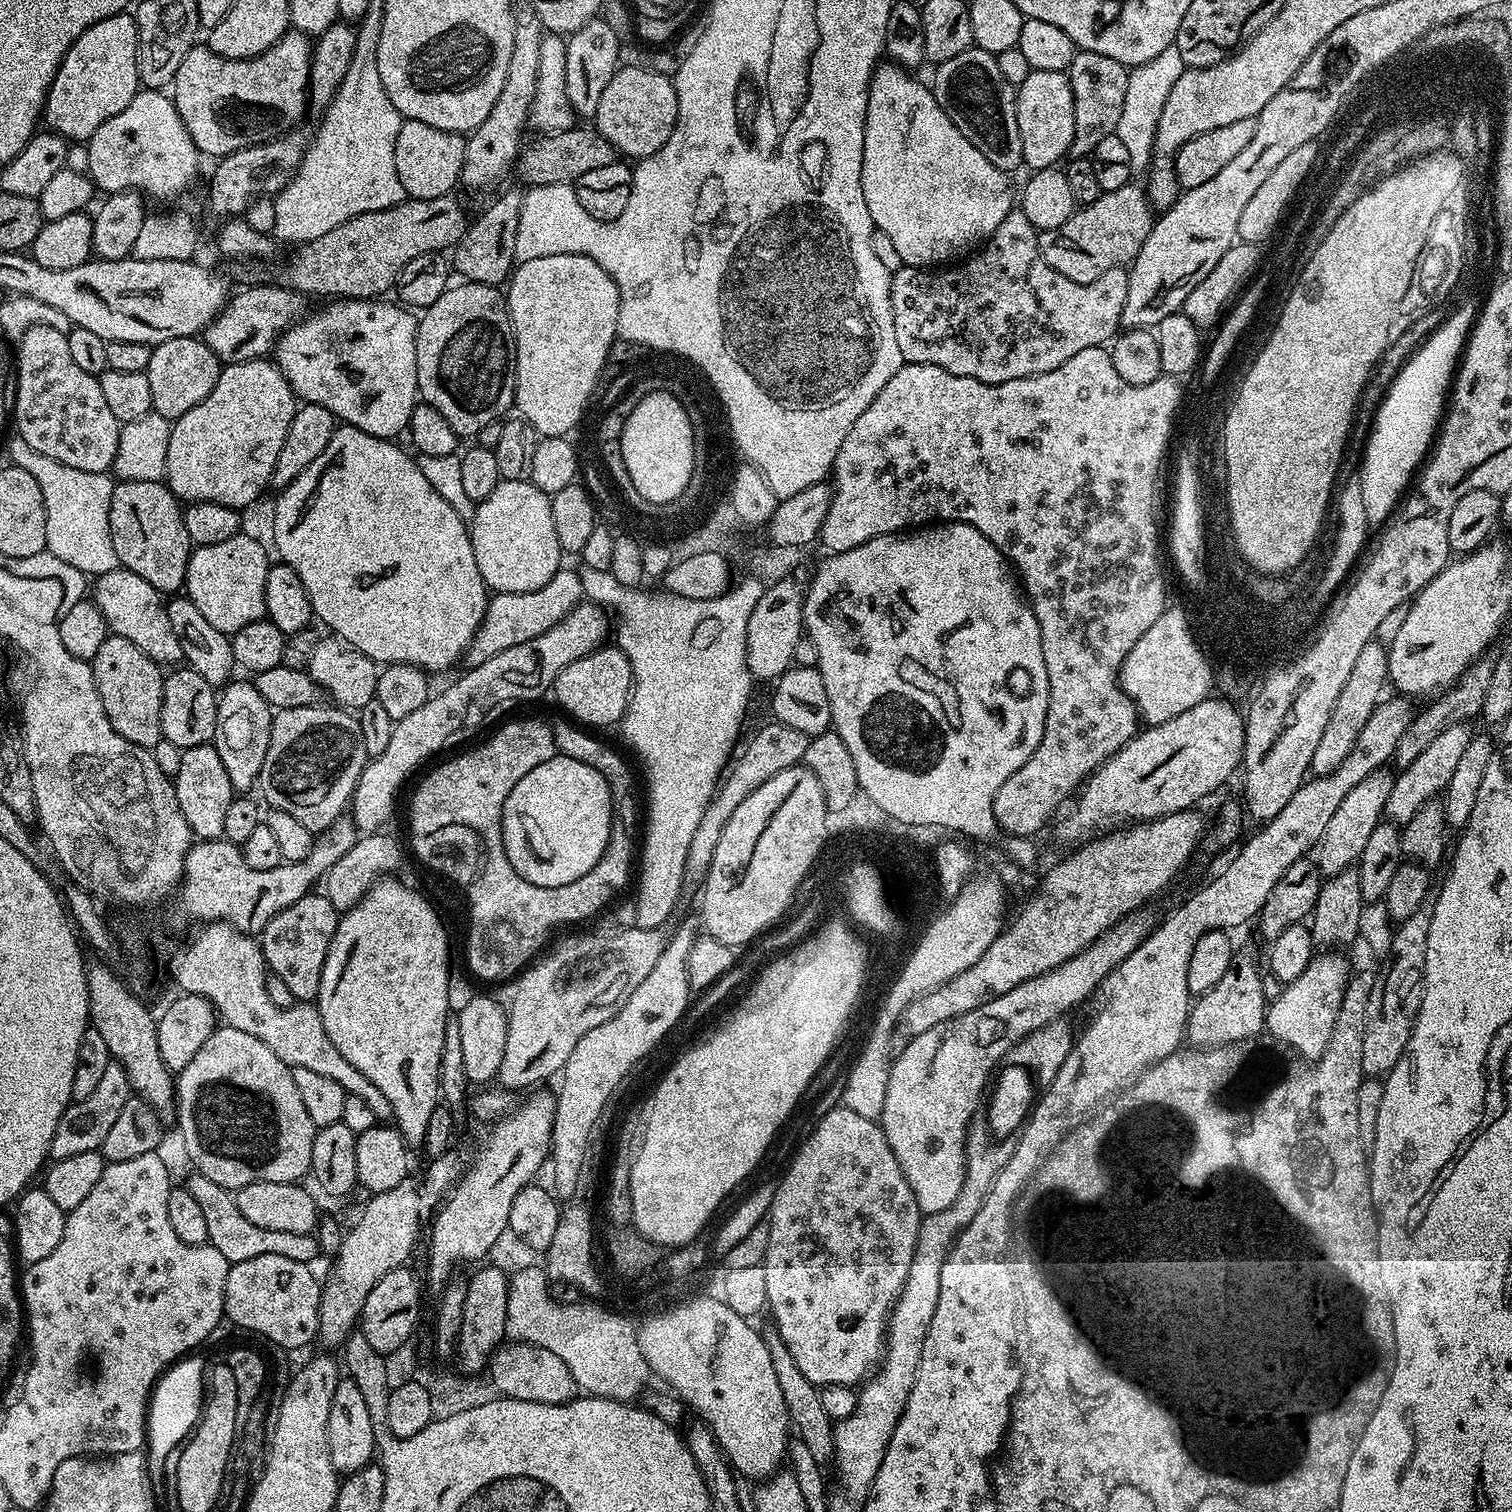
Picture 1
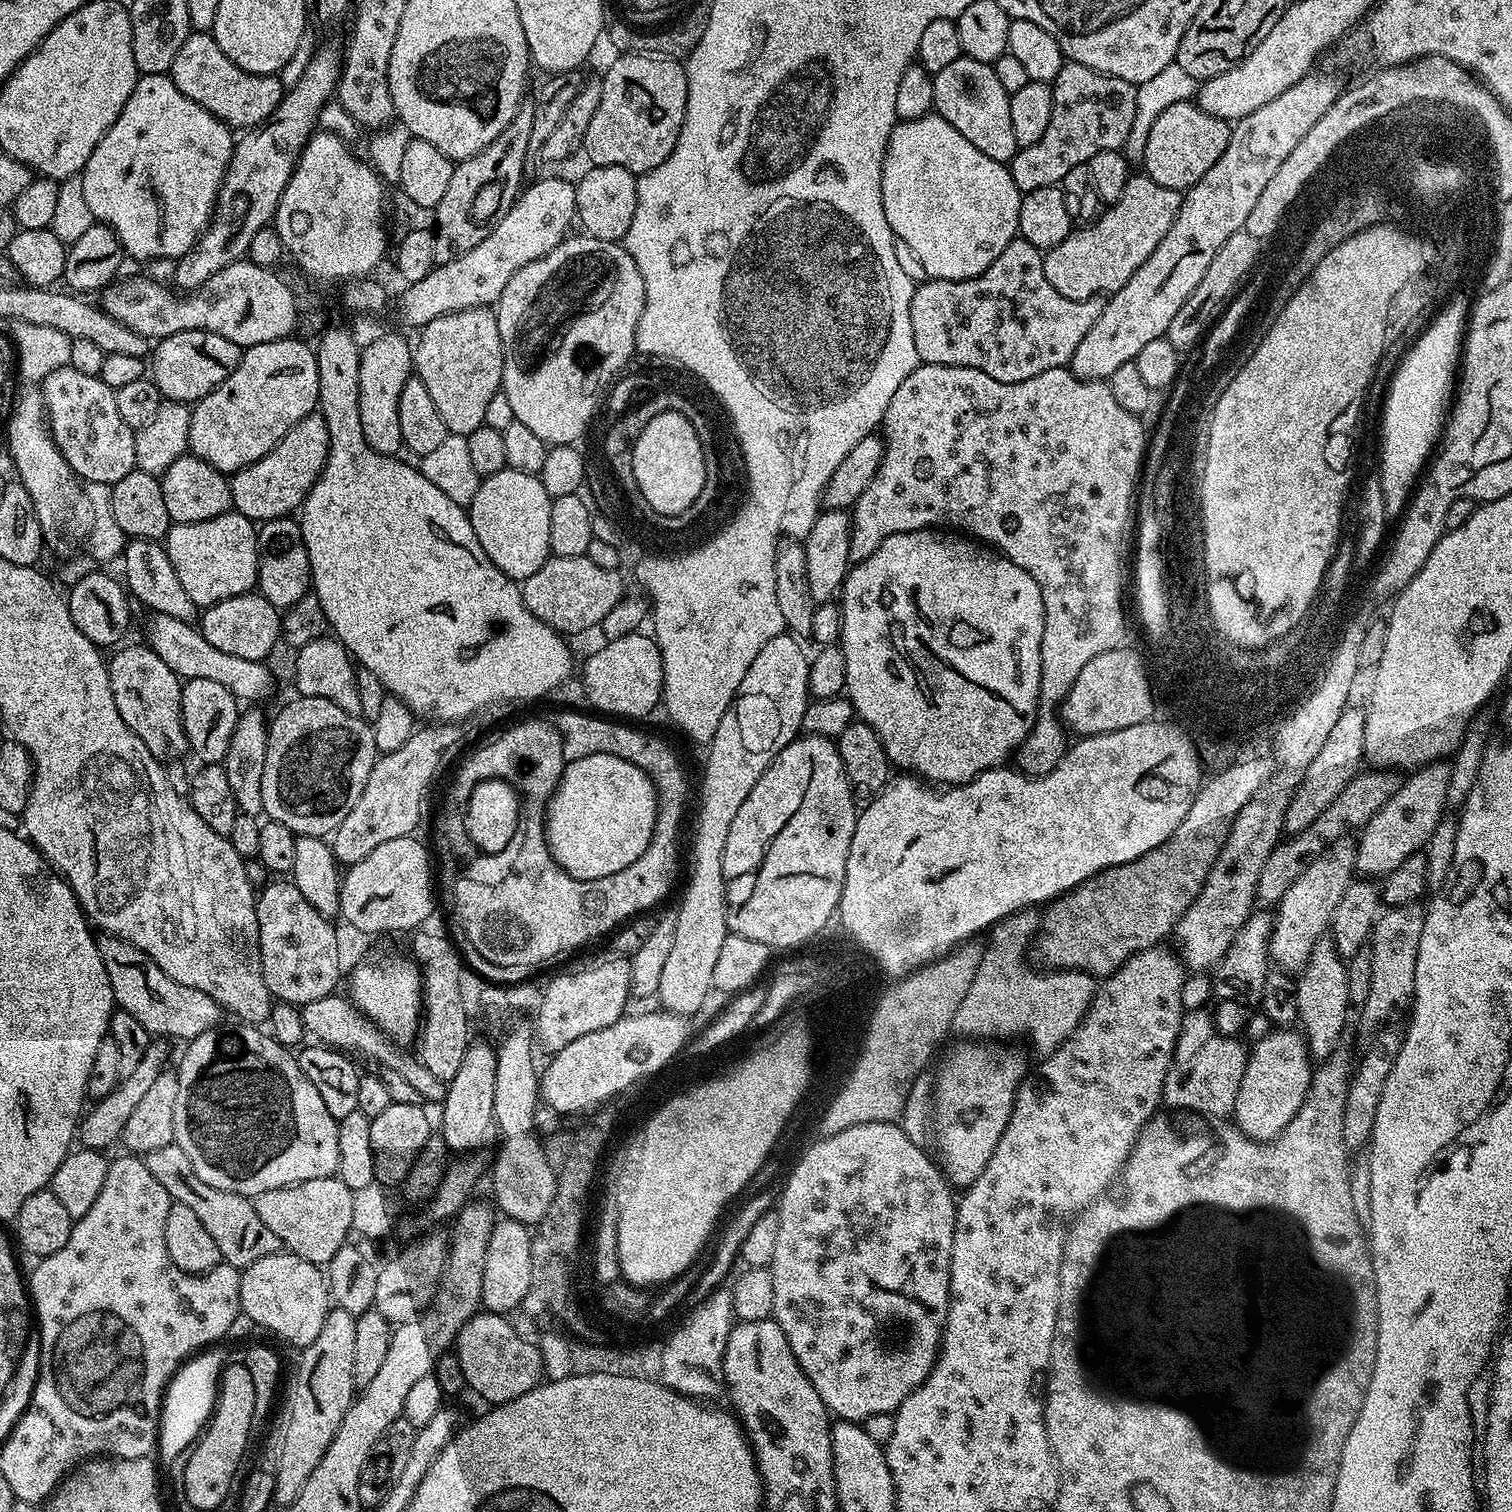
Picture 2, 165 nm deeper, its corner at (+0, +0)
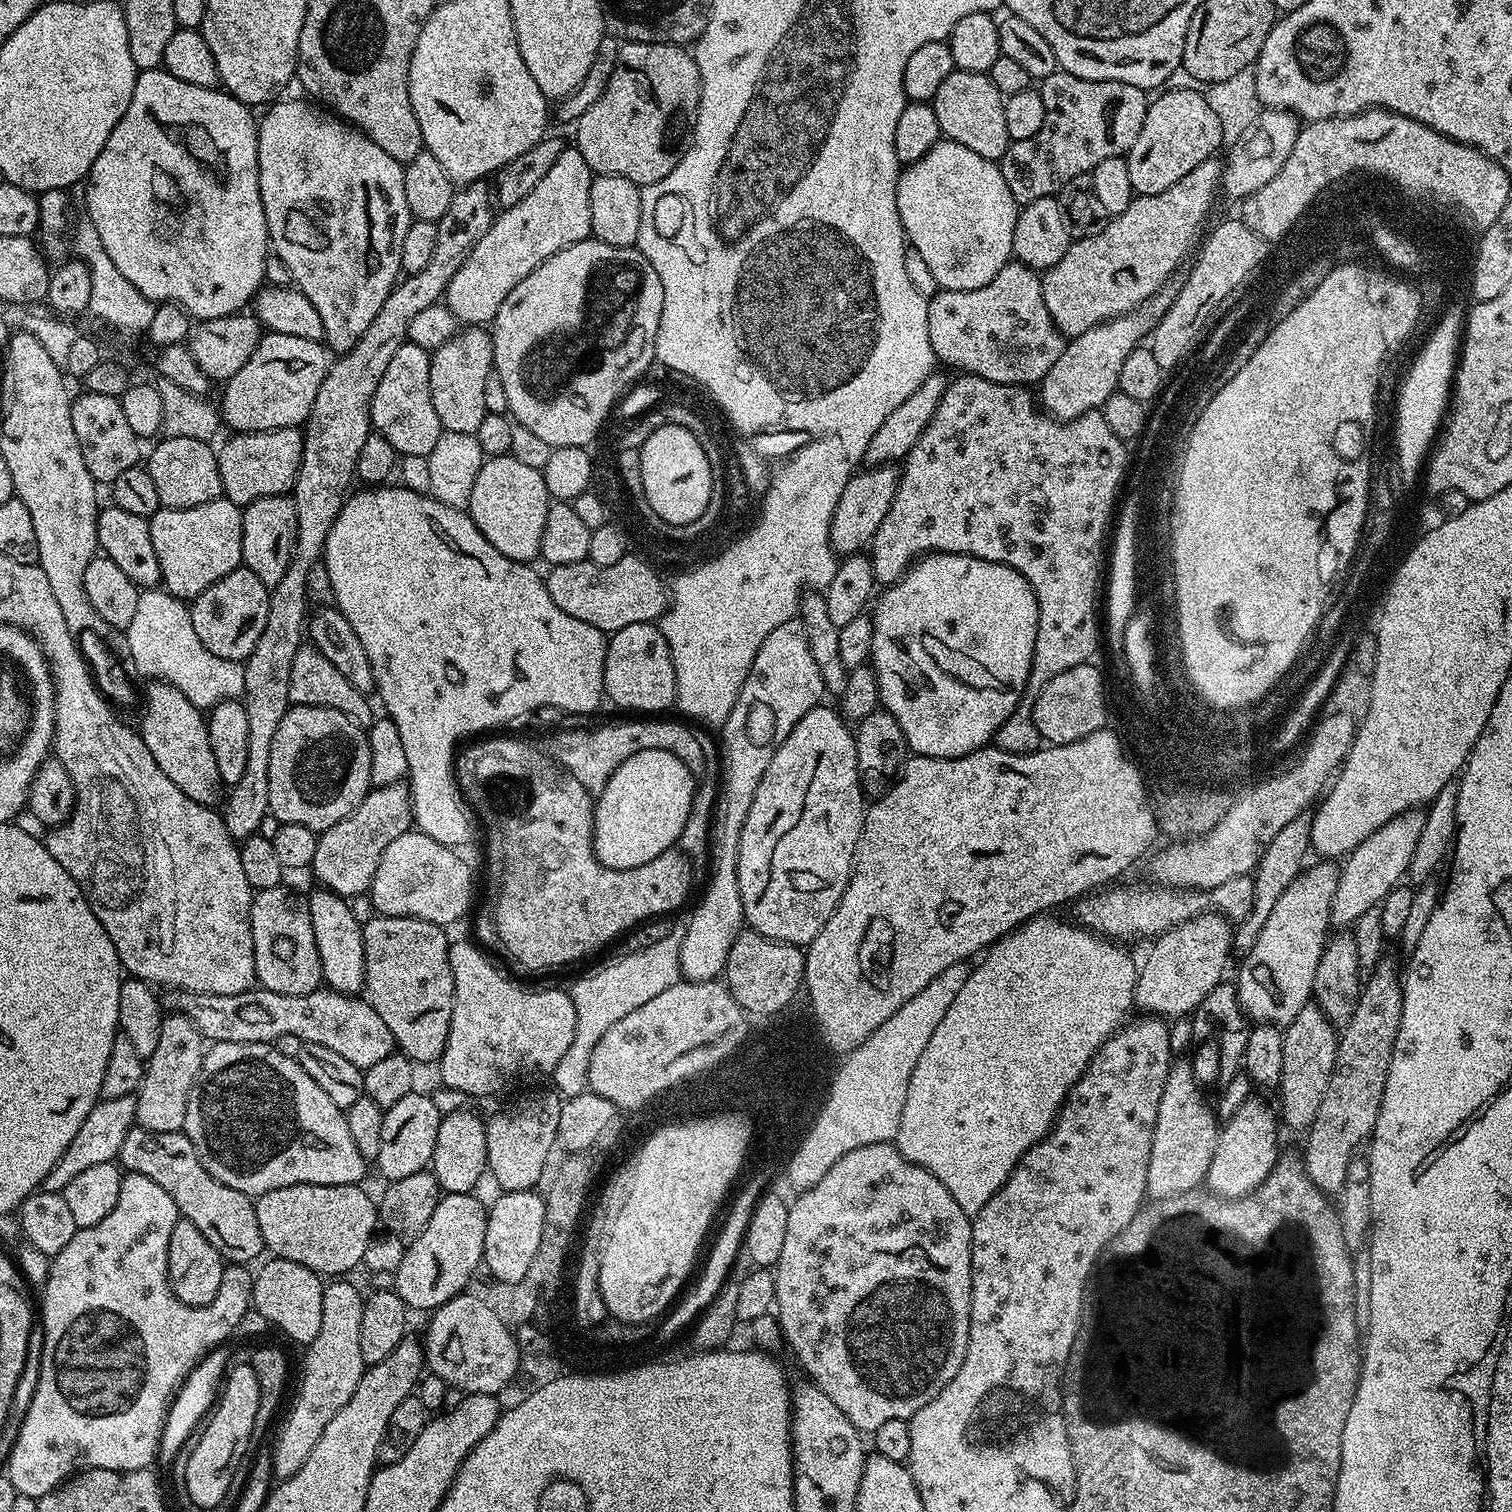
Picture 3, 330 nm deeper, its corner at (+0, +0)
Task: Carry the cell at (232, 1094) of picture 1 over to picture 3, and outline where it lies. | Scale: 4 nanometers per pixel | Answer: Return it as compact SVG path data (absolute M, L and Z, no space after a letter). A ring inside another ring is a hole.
M222 1042L213 1043L205 1051L202 1070L196 1079L196 1085L192 1088L192 1093L186 1106L186 1122L182 1129L185 1136L190 1138L194 1150L200 1156L200 1160L210 1170L210 1174L218 1182L230 1186L239 1192L253 1198L266 1194L270 1190L278 1190L282 1186L294 1186L295 1184L325 1184L326 1186L346 1186L347 1184L359 1185L361 1180L370 1172L369 1161L362 1158L358 1152L358 1146L354 1144L354 1138L350 1135L350 1126L345 1109L334 1106L330 1102L330 1097L326 1095L326 1090L302 1070L299 1059L295 1056L282 1054L272 1044L259 1044L258 1042Z

